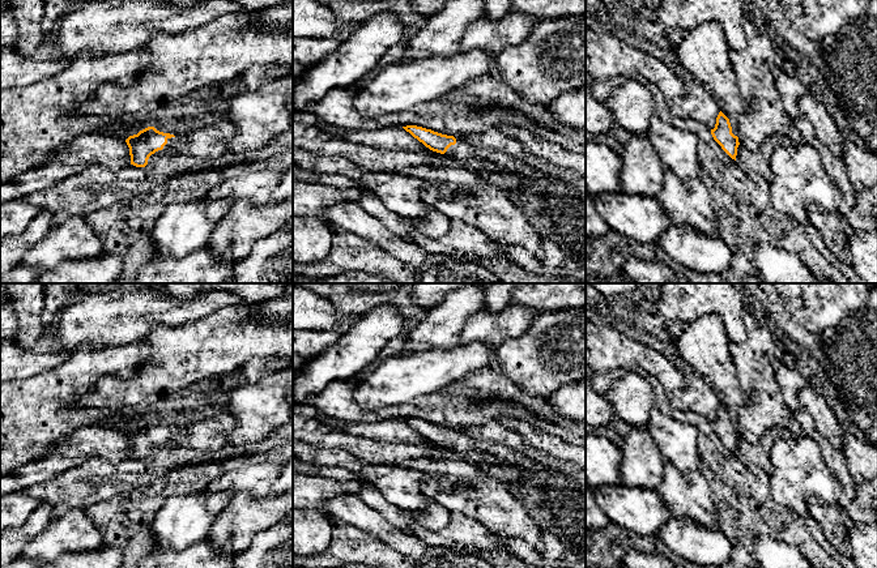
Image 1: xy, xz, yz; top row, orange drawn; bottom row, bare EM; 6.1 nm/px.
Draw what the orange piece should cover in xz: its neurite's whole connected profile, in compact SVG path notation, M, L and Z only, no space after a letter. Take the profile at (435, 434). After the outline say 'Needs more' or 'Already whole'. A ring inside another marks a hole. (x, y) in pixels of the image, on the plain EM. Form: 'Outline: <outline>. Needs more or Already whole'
Outline: M417 418L403 419L414 431L433 444L450 448L460 453L469 464L486 466L515 466L525 471L535 470L529 460L505 445L493 444L482 439L472 437L461 431L442 427Z. Needs more

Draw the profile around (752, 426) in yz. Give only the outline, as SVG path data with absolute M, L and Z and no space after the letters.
M745 309L742 321L746 338L729 346L740 385L746 393L746 403L736 411L738 435L753 444L761 443L763 434L774 426L793 436L803 435L776 380L786 345L772 336L767 324L755 319L753 309Z

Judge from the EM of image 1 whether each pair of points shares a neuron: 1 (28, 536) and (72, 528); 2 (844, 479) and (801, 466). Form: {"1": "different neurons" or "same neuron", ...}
{"1": "different neurons", "2": "different neurons"}

